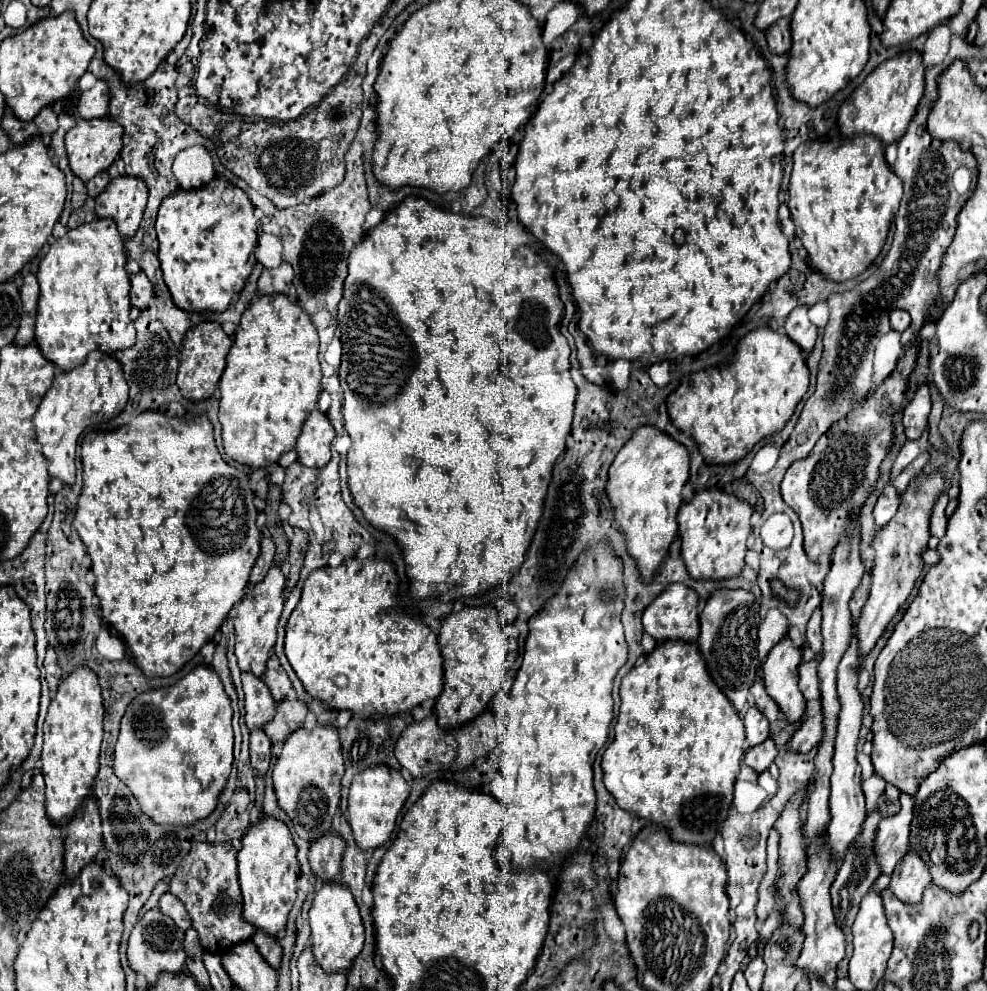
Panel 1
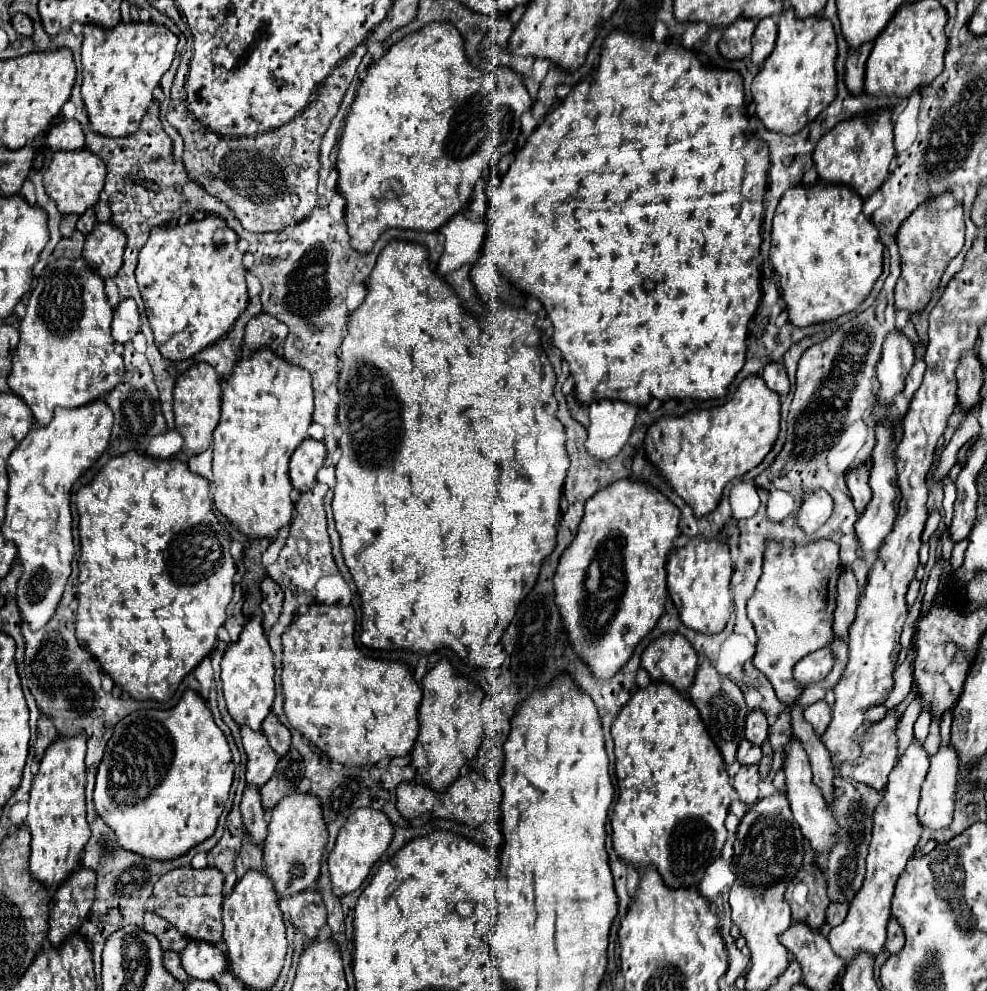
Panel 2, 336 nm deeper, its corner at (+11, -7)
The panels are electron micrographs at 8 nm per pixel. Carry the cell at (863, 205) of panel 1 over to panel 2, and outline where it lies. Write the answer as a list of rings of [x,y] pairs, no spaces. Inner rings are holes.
[[[816,181],[814,185],[798,185],[782,195],[776,207],[772,225],[770,259],[780,273],[780,289],[788,307],[788,321],[798,327],[830,321],[842,313],[854,311],[862,299],[870,293],[874,281],[882,273],[884,245],[880,241],[876,225],[862,213],[862,199],[854,189],[836,183]]]

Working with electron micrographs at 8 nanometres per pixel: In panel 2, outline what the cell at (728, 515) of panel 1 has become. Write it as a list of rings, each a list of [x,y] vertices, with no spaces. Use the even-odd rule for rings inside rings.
[[[692,537],[684,549],[672,549],[666,561],[668,571],[668,593],[680,613],[680,619],[686,627],[714,635],[720,633],[730,617],[732,597],[730,597],[730,577],[732,577],[732,561],[728,545],[714,539],[702,541],[702,537]]]

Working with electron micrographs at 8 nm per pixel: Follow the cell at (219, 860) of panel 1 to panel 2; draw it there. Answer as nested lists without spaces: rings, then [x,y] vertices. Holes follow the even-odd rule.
[[[178,867],[168,871],[158,879],[154,885],[154,899],[156,899],[156,913],[164,917],[170,925],[174,925],[186,939],[190,941],[208,941],[220,943],[222,941],[222,893],[224,887],[224,873],[216,867],[194,869],[194,867]]]

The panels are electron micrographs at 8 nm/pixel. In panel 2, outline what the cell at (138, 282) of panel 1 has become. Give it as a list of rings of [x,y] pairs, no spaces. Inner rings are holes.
[[[122,299],[114,311],[112,319],[112,337],[116,343],[130,341],[140,329],[140,315],[134,299]]]

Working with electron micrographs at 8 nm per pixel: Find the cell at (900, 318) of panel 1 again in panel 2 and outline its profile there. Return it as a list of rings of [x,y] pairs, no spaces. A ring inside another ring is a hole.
[[[942,193],[922,207],[918,207],[898,231],[898,249],[902,255],[902,275],[896,283],[896,309],[908,313],[918,313],[926,307],[932,293],[938,287],[938,281],[952,257],[956,257],[964,247],[964,221],[962,221],[962,203],[954,195]]]

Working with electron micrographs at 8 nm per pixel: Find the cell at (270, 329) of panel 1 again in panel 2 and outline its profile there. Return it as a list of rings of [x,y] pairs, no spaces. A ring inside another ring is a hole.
[[[260,349],[258,353],[250,353],[248,357],[240,357],[226,377],[222,387],[222,411],[220,423],[214,431],[214,505],[226,515],[242,533],[250,539],[268,537],[276,539],[278,531],[290,523],[294,503],[290,499],[290,479],[288,479],[288,461],[296,447],[308,437],[308,427],[312,423],[314,397],[312,397],[312,377],[300,365],[292,365],[272,349]]]

